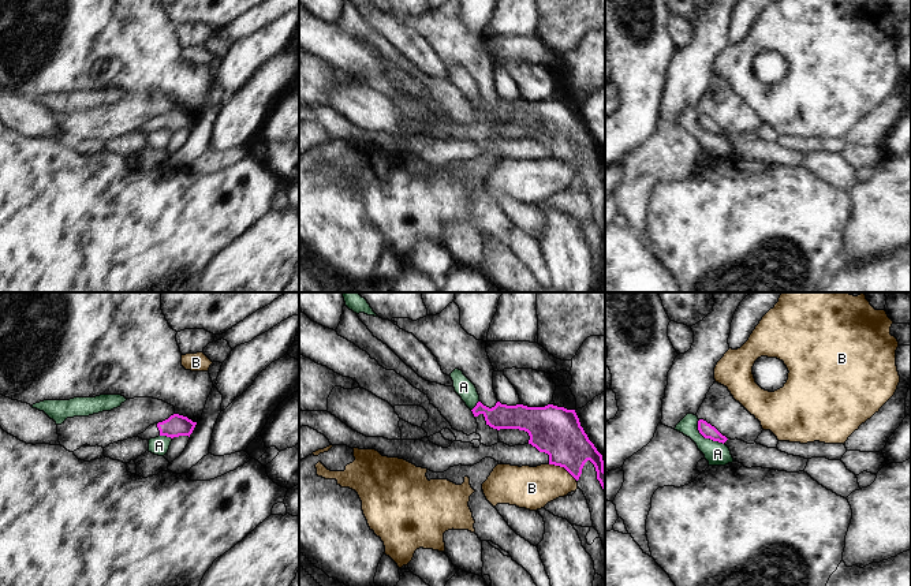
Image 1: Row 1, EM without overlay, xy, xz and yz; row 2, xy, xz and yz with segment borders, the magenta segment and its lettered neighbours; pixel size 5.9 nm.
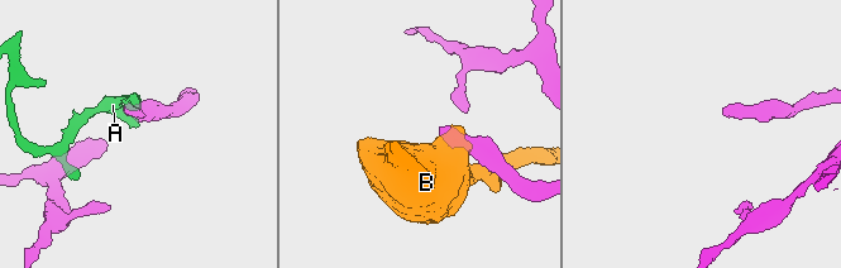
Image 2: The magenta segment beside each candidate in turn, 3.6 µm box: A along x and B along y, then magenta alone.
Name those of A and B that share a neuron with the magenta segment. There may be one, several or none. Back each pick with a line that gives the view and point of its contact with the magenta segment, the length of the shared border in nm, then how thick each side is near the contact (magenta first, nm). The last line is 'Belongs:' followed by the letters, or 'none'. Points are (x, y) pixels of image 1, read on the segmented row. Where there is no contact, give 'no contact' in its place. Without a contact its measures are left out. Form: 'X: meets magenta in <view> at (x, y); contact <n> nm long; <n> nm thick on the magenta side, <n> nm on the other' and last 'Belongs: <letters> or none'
Belongs: none

